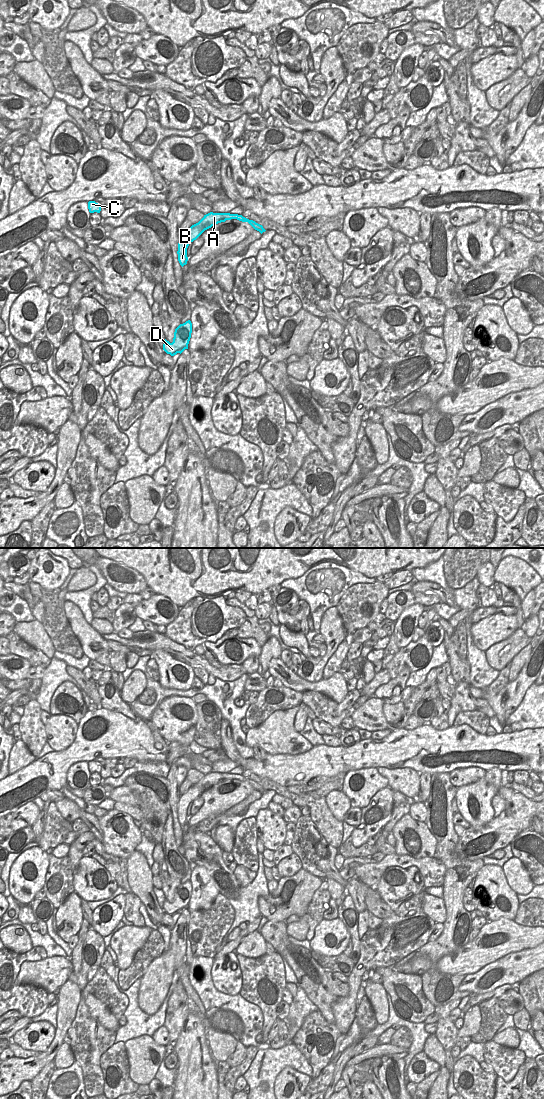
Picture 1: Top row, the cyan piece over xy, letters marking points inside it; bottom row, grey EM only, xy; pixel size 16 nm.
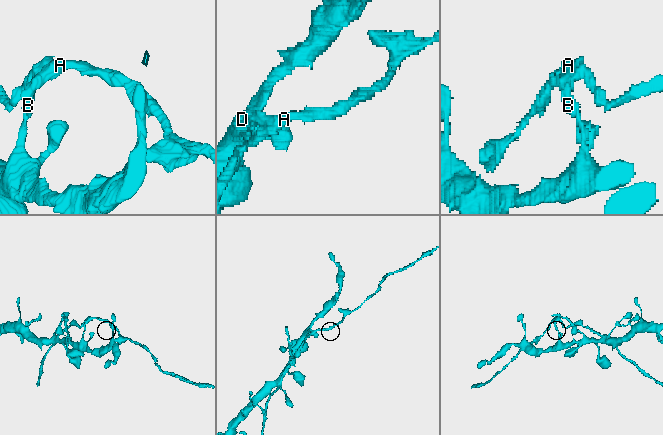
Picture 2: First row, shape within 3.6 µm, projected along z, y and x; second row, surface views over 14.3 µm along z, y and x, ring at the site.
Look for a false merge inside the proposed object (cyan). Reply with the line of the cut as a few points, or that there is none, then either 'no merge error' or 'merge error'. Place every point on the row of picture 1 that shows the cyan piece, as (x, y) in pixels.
cut xy (194, 224), (199, 224), (202, 232); merge error

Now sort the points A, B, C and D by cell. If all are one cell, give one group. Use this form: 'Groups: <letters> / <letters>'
Groups: A / B C D

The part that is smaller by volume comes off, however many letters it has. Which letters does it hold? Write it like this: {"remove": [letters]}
{"remove": ["A"]}

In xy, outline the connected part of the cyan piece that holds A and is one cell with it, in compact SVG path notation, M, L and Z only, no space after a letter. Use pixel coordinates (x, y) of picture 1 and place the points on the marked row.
M210 212L204 215L204 217L194 225L201 225L203 230L202 233L203 233L205 230L211 228L212 226L221 222L225 222L226 220L231 220L231 219L237 219L242 222L248 222L255 230L259 231L261 234L266 231L262 225L256 223L255 221L249 220L243 217L242 215L230 214L230 213Z

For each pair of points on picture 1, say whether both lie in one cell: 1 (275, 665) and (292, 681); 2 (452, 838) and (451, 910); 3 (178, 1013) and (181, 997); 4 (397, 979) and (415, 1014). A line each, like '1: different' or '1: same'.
1: same
2: same
3: same
4: same

